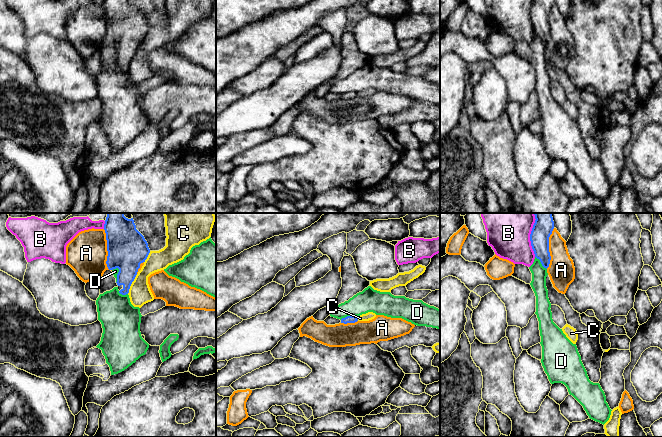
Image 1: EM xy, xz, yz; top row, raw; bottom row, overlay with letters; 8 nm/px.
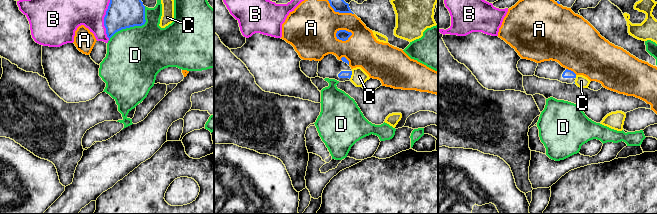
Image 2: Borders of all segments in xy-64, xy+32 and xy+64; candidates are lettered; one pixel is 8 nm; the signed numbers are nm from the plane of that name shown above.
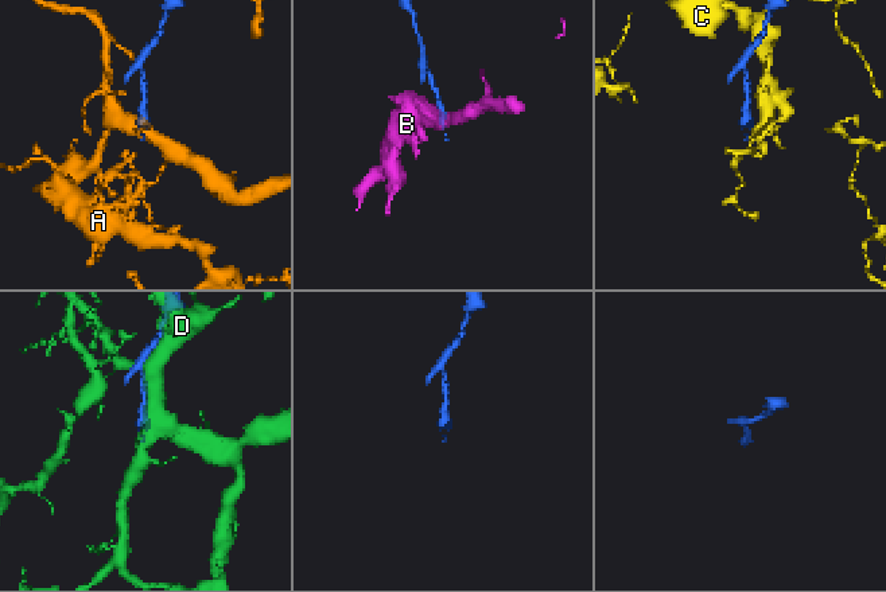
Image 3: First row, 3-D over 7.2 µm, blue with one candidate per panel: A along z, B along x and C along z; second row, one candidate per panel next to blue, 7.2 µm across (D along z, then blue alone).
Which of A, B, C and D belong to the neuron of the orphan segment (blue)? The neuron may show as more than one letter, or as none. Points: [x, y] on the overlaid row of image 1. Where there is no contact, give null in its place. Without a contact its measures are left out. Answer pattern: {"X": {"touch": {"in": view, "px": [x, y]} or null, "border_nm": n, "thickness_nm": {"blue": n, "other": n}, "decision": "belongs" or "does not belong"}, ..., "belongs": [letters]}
{"A": {"touch": {"in": "xy", "px": [107, 249]}, "border_nm": 340, "thickness_nm": {"blue": 320, "other": 320}, "decision": "does not belong"}, "B": {"touch": {"in": "yz", "px": [530, 235]}, "border_nm": 360, "thickness_nm": {"blue": 160, "other": 420}, "decision": "does not belong"}, "C": {"touch": {"in": "xy", "px": [131, 283]}, "border_nm": 180, "thickness_nm": {"blue": 280, "other": 180}, "decision": "does not belong"}, "D": {"touch": {"in": "xz", "px": [348, 316]}, "border_nm": 150, "thickness_nm": {"blue": 60, "other": 190}, "decision": "does not belong"}, "belongs": []}

